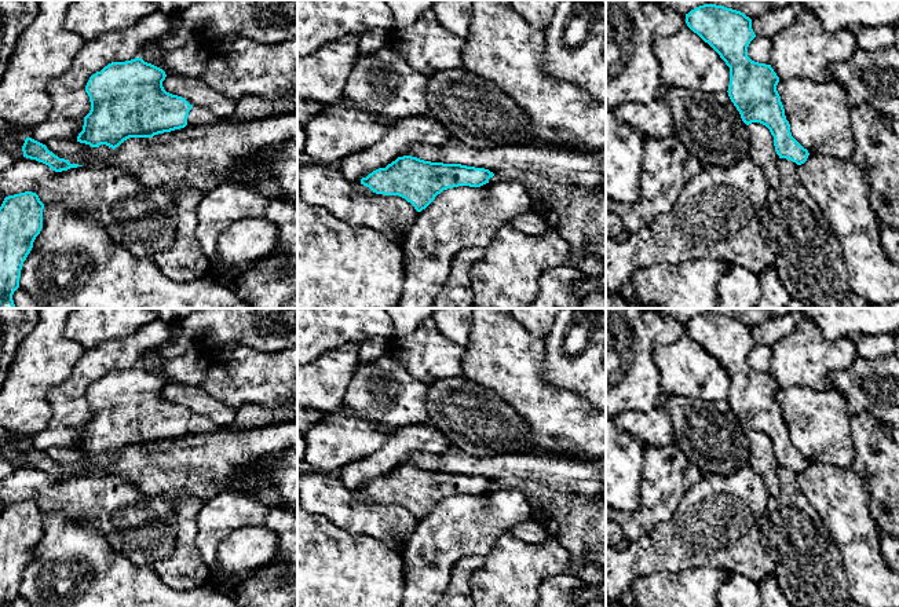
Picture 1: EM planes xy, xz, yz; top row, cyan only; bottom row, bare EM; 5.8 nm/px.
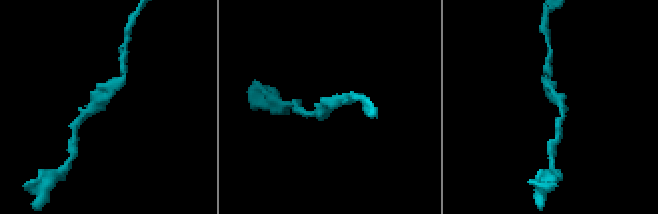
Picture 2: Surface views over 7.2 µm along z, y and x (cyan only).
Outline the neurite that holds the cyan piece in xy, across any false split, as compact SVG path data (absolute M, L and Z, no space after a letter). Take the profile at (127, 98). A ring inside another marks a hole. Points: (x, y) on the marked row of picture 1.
M135 58L125 62L112 62L92 74L85 85L91 110L84 117L83 131L77 142L99 147L106 145L113 150L129 138L153 138L187 125L190 105L184 98L167 92L162 69Z

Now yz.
M704 4L686 14L687 26L708 43L730 67L728 96L749 125L760 123L774 136L775 151L797 165L810 153L790 132L781 96L776 91L779 77L771 65L748 56L748 47L756 37L752 19L743 12L724 6Z

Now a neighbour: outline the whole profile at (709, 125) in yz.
M670 87L662 96L673 116L675 136L702 164L727 168L746 157L750 132L728 92Z

